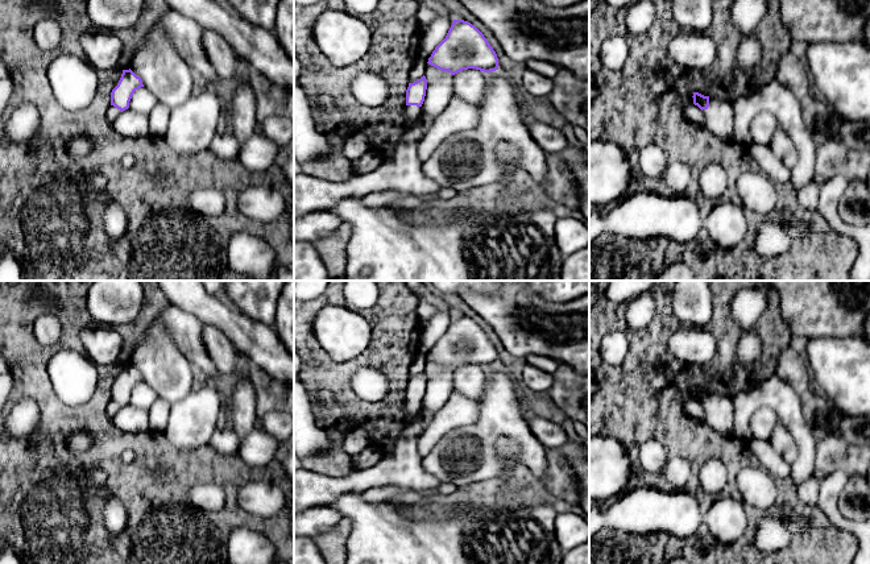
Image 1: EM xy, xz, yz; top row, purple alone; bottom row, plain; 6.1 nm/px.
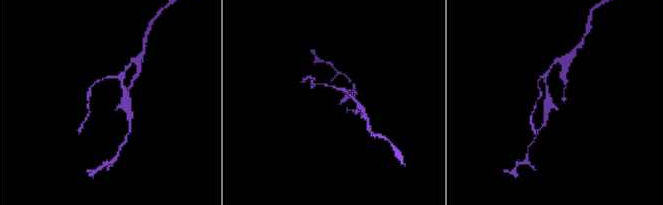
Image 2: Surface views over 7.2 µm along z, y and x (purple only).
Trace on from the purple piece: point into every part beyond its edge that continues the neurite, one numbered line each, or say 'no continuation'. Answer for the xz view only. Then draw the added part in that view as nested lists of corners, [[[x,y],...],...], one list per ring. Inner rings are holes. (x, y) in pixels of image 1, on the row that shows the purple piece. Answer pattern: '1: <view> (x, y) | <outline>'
1: xz (407, 115) | [[[405,105],[399,112],[398,112],[398,123],[410,125],[415,123],[420,116],[423,115],[422,107],[417,105]]]

